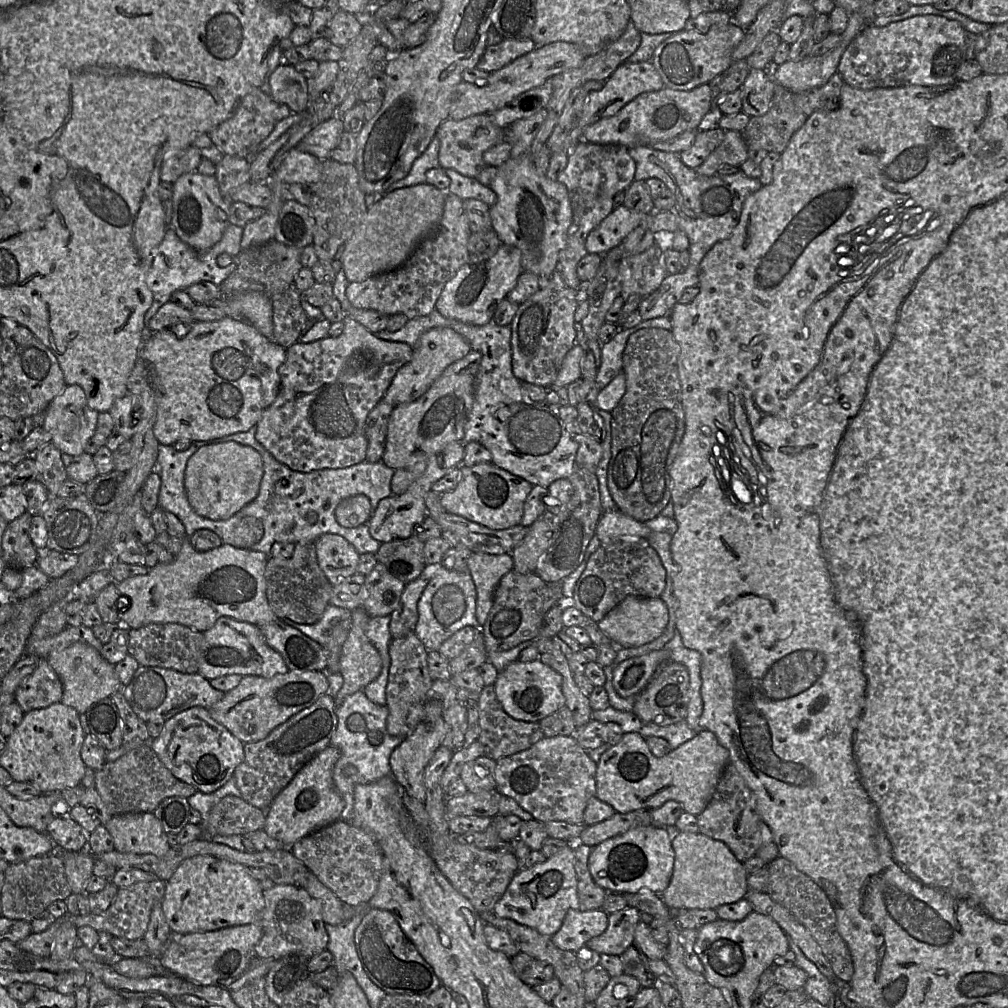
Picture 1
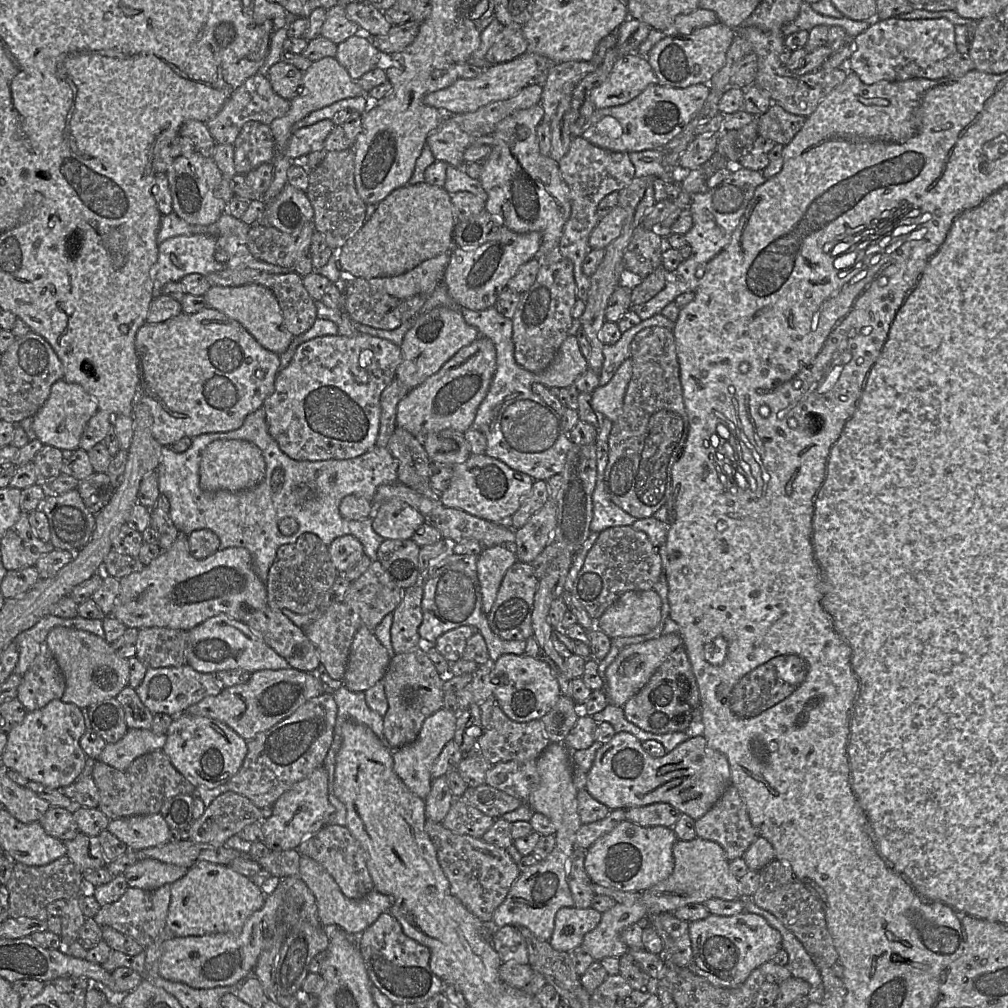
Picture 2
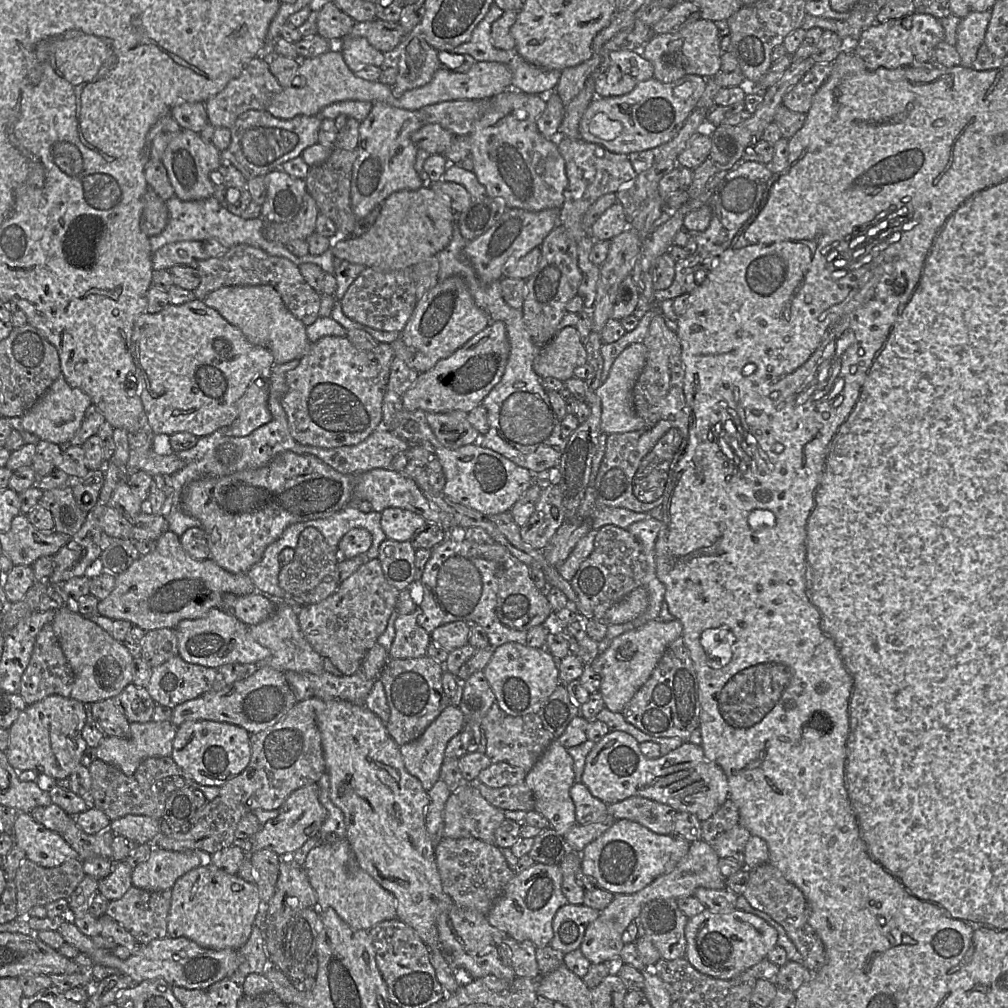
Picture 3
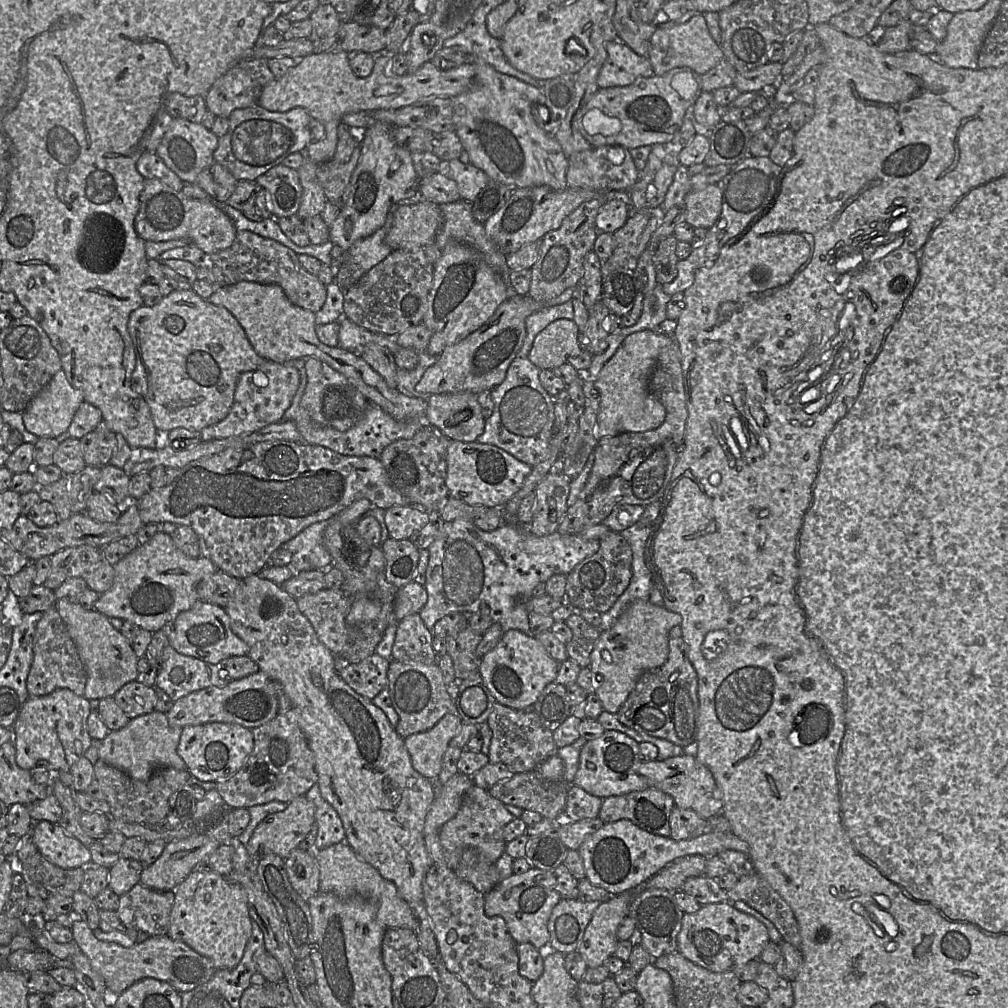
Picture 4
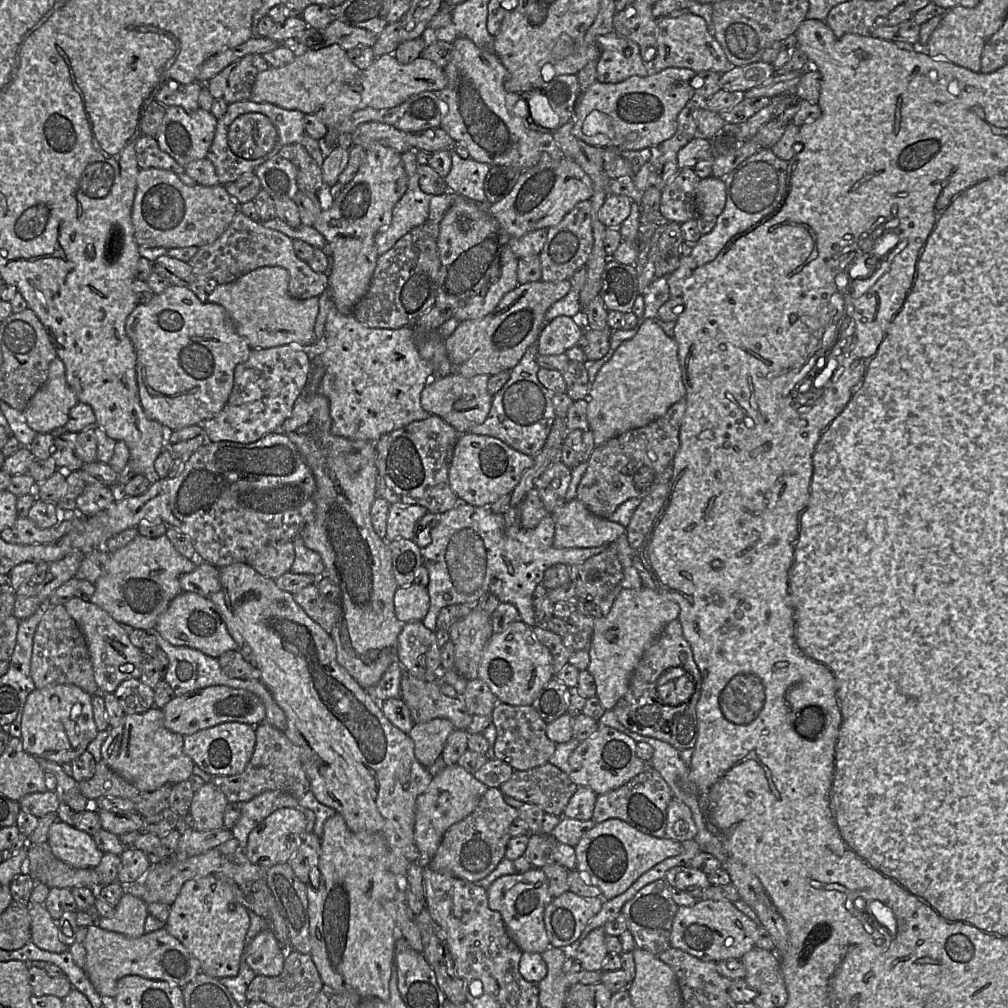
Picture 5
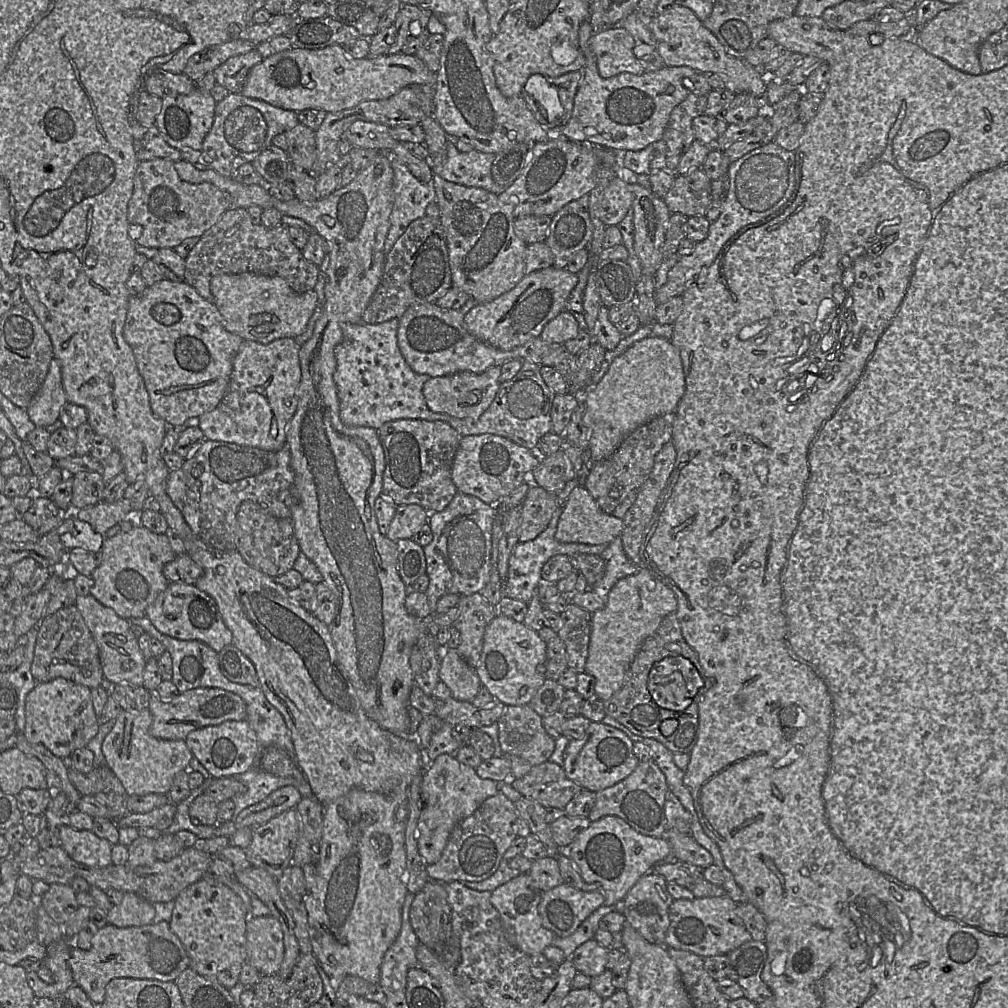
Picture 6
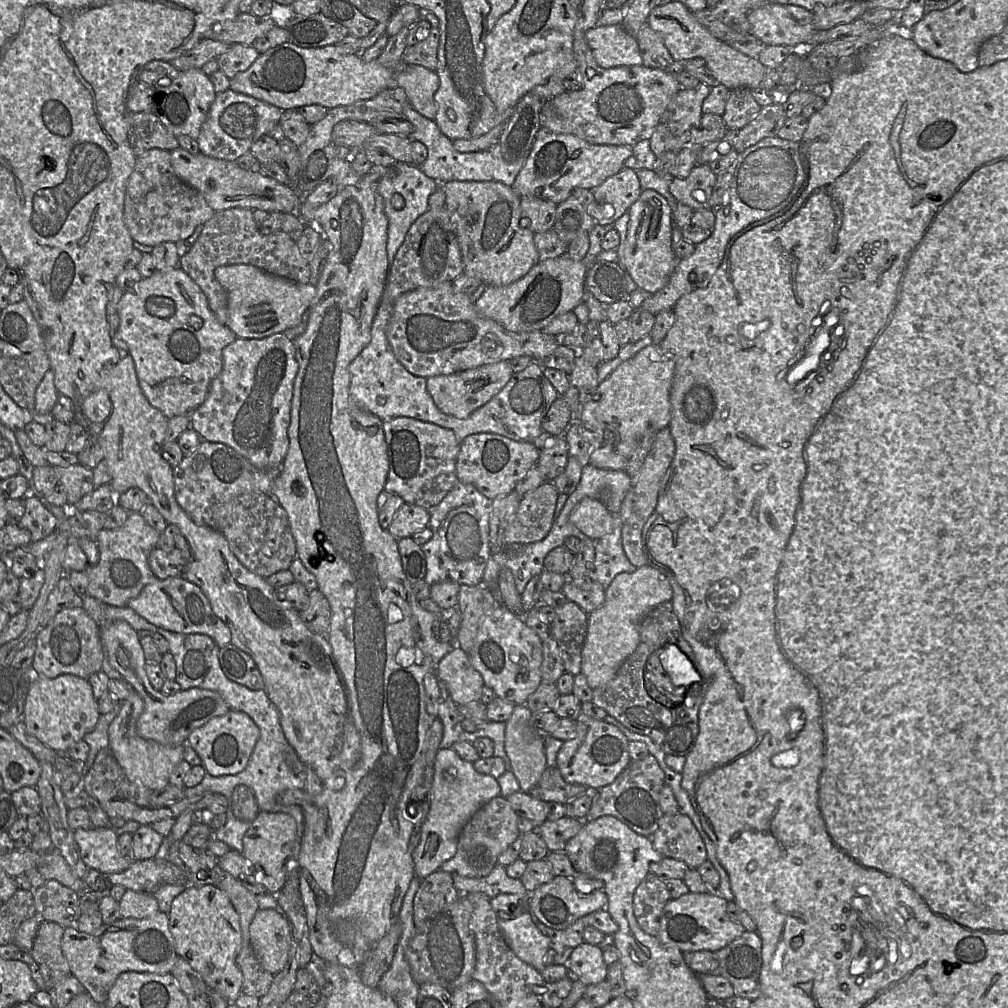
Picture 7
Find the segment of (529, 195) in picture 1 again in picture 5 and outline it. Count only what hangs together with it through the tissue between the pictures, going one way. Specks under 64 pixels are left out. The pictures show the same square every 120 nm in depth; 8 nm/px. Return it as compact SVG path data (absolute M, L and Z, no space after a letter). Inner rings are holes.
M466 37L457 38L452 46L450 61L444 67L447 84L435 92L444 104L440 127L467 149L469 157L490 166L512 166L523 171L540 160L563 158L553 134L531 129L531 122L518 115L527 110L528 103L521 94L505 90L507 70L496 53L477 47Z

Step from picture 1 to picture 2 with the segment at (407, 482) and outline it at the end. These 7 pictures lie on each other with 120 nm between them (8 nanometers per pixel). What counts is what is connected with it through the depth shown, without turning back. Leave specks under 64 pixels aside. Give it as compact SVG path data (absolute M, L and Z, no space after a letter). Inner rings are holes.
M479 336L461 348L435 374L409 390L398 403L396 424L423 444L431 433L452 429L464 433L471 427L477 409L489 390L496 369L495 345Z

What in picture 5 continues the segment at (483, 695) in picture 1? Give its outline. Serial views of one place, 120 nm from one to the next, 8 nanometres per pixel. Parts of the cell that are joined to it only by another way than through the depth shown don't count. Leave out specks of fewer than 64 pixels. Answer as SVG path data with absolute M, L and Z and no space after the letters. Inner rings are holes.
M498 702L491 714L496 727L494 757L509 764L515 771L525 771L549 762L556 743L546 735L547 723L532 705L512 706Z

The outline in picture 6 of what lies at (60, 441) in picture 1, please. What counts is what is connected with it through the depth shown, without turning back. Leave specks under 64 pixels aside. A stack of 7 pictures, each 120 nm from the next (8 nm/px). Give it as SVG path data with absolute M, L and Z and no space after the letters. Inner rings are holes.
M54 357L43 384L26 410L36 427L45 428L59 420L66 403L68 399L62 383L60 361Z

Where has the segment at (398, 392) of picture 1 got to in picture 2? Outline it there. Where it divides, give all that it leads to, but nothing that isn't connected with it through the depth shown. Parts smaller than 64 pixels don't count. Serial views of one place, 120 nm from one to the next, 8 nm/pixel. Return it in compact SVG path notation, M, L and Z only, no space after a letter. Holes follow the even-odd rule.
M436 307L421 315L407 331L400 345L402 361L396 370L396 378L409 390L422 384L435 374L461 348L479 337L476 327L469 325L463 315L447 307Z

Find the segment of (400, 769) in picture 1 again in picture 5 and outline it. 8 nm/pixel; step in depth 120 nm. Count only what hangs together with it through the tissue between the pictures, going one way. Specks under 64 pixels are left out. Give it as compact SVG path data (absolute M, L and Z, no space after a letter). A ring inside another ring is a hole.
M435 718L413 726L408 736L414 742L415 757L423 767L429 768L441 756L454 730L452 722L445 718Z

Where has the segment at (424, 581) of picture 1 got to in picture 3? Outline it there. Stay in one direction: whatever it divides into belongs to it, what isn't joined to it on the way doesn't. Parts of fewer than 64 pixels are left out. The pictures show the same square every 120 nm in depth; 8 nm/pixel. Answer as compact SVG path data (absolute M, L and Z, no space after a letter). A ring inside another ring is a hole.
M417 607L412 613L399 615L395 620L395 637L389 651L391 659L418 658L426 655L432 639L431 634L417 623L417 618L421 612L421 608Z

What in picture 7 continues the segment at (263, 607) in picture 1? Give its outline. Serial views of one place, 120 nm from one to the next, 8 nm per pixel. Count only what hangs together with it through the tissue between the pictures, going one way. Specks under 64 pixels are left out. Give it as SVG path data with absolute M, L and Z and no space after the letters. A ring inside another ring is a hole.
M129 512L125 523L116 529L101 529L96 538L99 560L84 571L89 579L86 595L107 605L126 607L147 584L156 579L150 569L148 557L150 552L158 547L160 535L160 532L144 520L140 512Z

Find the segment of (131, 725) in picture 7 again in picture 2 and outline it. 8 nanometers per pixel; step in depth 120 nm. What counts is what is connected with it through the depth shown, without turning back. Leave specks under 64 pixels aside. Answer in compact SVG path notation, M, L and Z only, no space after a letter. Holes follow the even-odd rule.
M128 729L118 742L106 743L98 761L125 770L136 758L162 750L166 740L165 734L156 734L151 729Z

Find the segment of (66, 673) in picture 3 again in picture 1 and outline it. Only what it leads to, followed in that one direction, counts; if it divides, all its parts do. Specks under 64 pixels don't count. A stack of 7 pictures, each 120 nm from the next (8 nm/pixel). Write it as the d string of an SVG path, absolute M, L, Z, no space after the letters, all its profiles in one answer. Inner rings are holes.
M41 658L37 668L27 676L14 693L14 700L26 713L61 701L63 685L47 658Z

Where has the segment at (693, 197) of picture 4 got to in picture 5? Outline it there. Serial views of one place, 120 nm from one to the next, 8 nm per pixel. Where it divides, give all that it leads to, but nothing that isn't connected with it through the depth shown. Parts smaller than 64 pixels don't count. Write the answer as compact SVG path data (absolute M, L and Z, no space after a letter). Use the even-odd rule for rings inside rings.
M721 178L700 179L695 189L697 217L718 217L726 204L726 188Z

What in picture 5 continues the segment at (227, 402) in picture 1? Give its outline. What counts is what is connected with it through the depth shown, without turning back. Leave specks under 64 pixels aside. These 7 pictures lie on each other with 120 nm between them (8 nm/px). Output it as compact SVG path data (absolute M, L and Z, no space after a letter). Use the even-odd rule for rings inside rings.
M169 285L147 304L138 303L126 319L125 332L136 352L136 379L146 416L172 431L200 425L214 418L227 403L234 370L248 360L251 347L237 334L227 311L219 304L201 302L189 287Z

